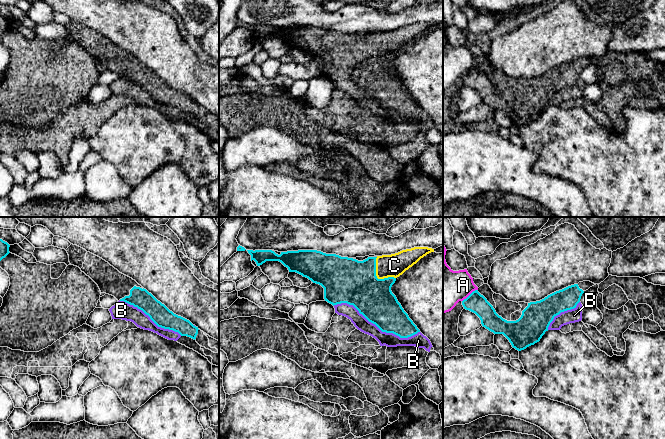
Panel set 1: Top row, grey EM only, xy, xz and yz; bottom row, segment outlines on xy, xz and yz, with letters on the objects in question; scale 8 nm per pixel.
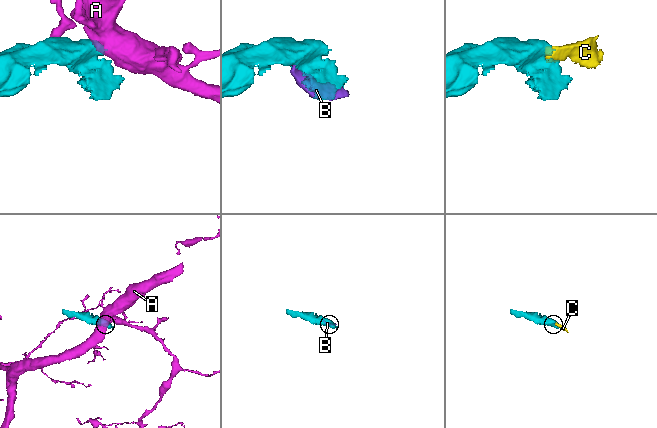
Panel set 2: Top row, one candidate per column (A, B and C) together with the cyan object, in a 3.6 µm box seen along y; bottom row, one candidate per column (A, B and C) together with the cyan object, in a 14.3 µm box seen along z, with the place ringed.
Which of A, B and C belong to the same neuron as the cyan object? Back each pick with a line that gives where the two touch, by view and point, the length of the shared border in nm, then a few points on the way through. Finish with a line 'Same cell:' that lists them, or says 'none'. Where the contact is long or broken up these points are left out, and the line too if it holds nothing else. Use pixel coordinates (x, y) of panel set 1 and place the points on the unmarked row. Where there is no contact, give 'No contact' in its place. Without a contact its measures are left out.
B: Touches cyan at xz (376, 101). Shared border 750 nm
C: Touches cyan at xz (376, 52). Shared border 240 nm. Path across: xz (346, 56), (370, 56), (376, 52), (386, 44), (394, 41)
Same cell: B, C

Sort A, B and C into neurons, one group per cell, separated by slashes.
A / B C

